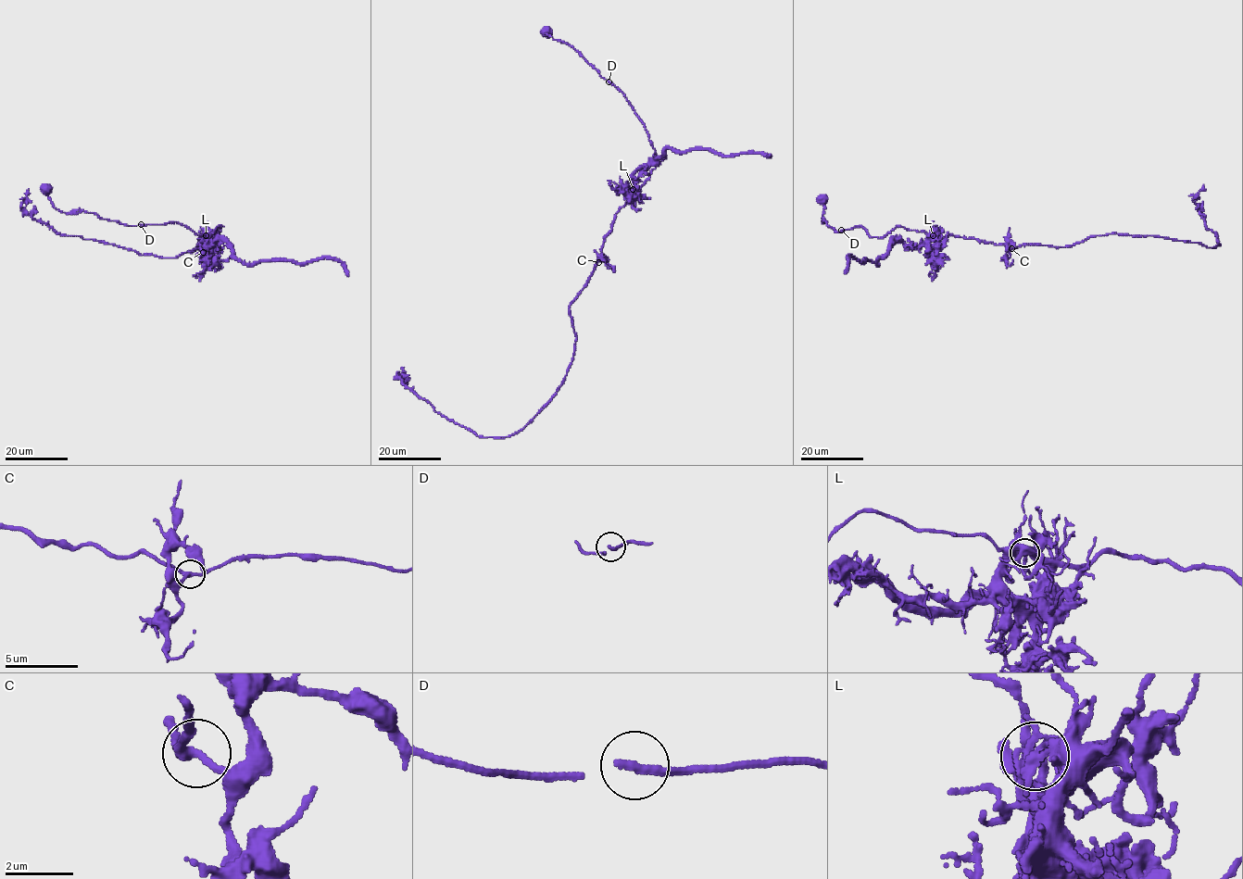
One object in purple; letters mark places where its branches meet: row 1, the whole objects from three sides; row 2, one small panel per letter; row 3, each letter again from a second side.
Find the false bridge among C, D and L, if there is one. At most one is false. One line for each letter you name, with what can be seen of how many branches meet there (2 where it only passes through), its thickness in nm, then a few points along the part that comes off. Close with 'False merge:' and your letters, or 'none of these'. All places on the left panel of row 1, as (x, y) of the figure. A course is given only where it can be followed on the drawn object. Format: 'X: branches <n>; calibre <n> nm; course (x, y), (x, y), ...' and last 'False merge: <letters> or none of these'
L: branches 2; calibre 240 nm; course (207, 235), (207, 247), (224, 238), (234, 257), (247, 264), (280, 260), (308, 263), (334, 257), (348, 275)
False merge: L

